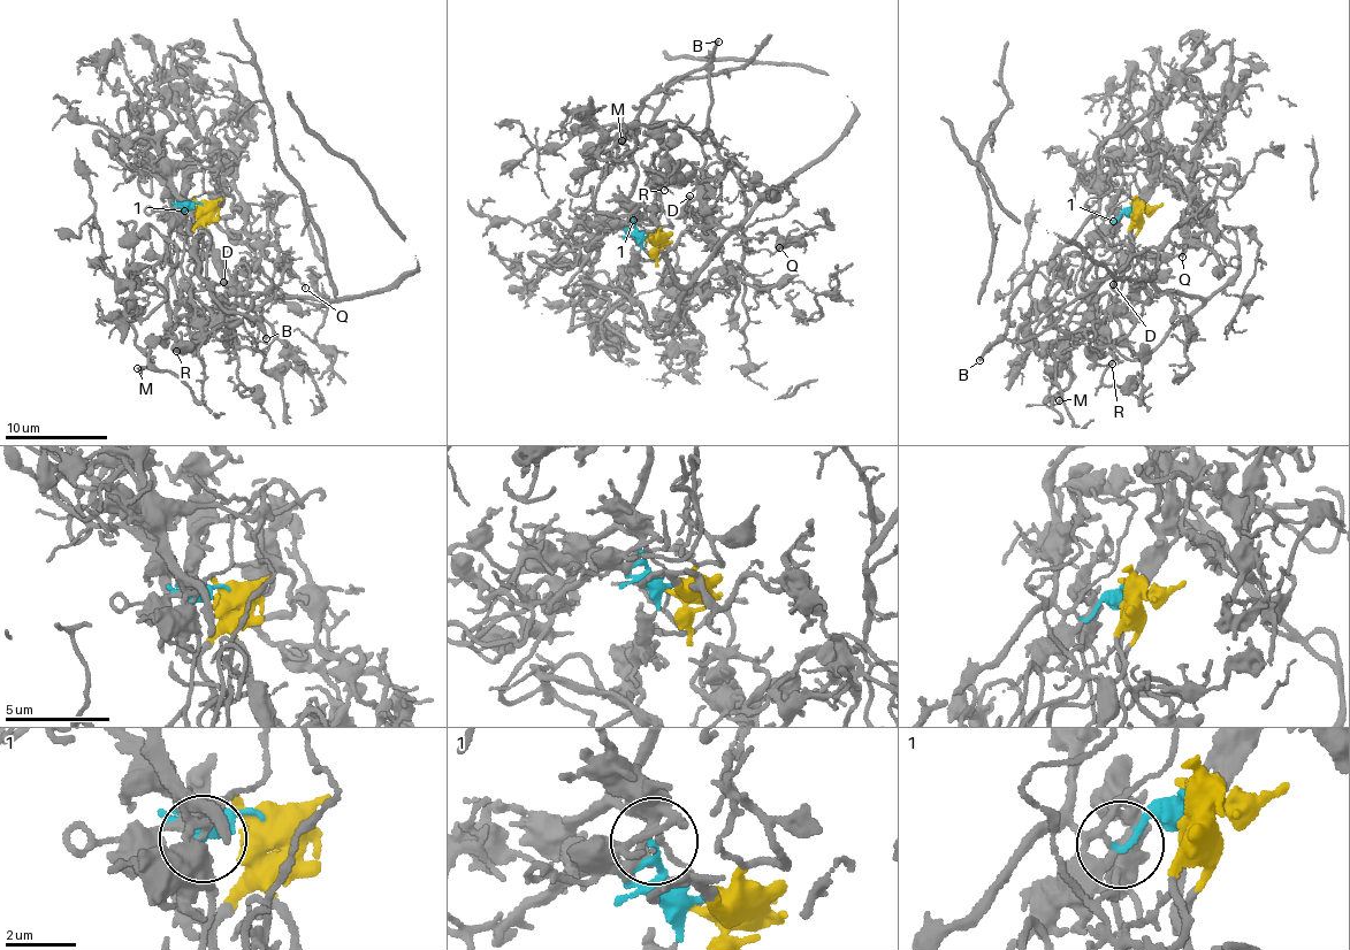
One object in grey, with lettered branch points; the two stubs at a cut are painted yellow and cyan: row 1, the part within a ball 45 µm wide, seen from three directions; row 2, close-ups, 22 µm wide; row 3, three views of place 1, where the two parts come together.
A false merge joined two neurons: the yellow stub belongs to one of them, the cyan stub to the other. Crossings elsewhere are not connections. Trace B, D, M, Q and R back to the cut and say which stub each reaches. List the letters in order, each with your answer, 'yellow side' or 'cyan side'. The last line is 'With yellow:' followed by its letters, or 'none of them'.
B: cyan side
D: yellow side
M: yellow side
Q: cyan side
R: yellow side
With yellow: D, M, R

